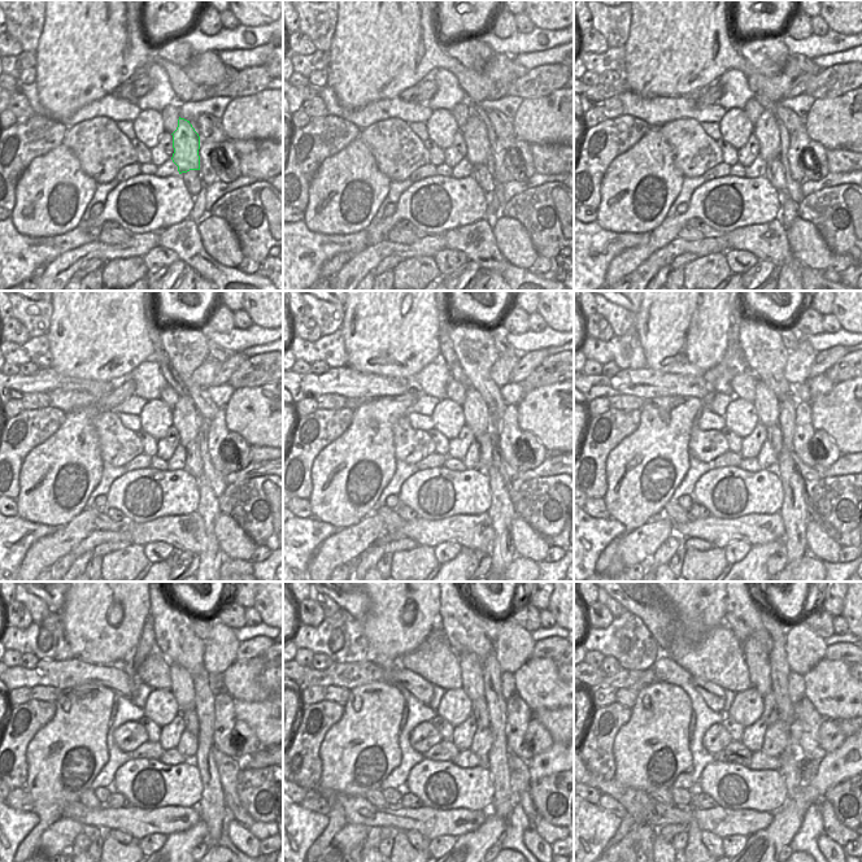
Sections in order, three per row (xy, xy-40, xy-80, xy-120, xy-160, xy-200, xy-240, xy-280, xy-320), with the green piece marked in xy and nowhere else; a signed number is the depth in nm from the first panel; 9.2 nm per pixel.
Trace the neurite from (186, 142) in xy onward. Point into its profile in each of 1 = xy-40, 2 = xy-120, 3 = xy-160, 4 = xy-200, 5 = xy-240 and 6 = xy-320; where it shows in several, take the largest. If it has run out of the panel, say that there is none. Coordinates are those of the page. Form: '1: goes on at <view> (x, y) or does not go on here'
1: goes on at xy-40 (478, 147)
2: goes on at xy-120 (186, 418)
3: goes on at xy-160 (477, 414)
4: goes on at xy-200 (766, 404)
5: goes on at xy-240 (182, 688)
6: goes on at xy-320 (757, 658)

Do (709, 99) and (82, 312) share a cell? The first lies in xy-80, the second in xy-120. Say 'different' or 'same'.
different

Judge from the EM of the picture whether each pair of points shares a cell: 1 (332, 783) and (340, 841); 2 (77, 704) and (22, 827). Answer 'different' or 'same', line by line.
1: different
2: different

